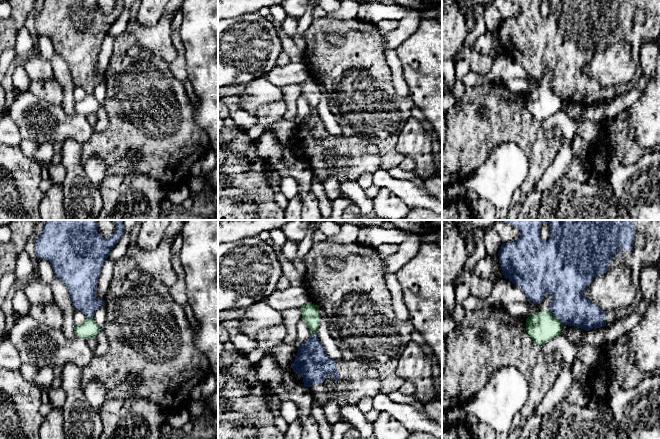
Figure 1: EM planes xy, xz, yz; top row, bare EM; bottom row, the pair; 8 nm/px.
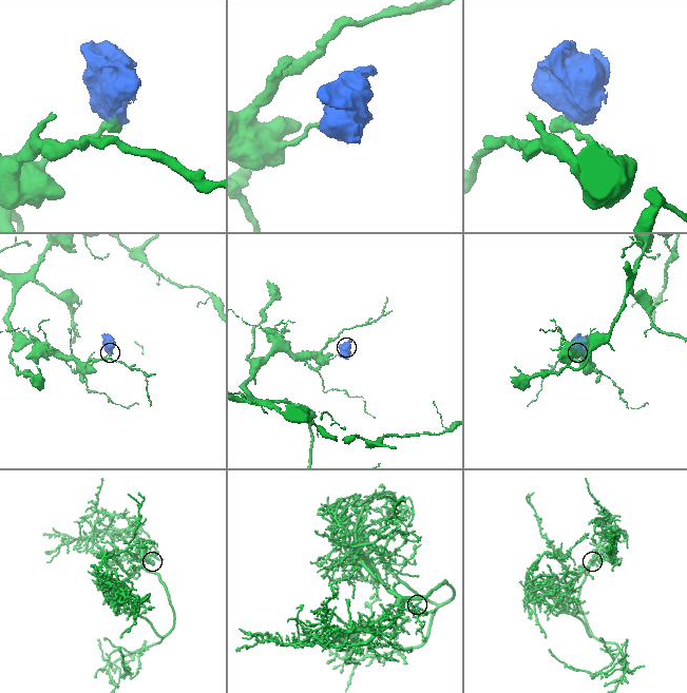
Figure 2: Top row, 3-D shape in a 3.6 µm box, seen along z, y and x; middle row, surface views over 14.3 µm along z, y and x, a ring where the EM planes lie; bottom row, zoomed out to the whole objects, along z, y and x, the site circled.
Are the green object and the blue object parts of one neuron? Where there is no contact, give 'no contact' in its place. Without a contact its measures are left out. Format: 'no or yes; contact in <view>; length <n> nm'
no; contact in yz; length 160 nm

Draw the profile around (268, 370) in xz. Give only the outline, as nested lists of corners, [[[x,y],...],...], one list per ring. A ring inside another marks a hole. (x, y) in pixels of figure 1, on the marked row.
[[[266,354],[256,366],[258,378],[266,384],[269,391],[275,391],[281,386],[284,371],[276,358],[268,354]]]

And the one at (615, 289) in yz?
[[[625,262],[603,275],[597,275],[583,295],[604,312],[628,307],[636,296],[628,263]]]

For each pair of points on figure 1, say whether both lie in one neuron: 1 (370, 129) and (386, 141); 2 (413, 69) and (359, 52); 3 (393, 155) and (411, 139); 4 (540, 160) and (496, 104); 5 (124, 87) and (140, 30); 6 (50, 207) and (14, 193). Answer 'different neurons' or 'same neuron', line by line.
1: same neuron
2: different neurons
3: different neurons
4: same neuron
5: different neurons
6: different neurons

